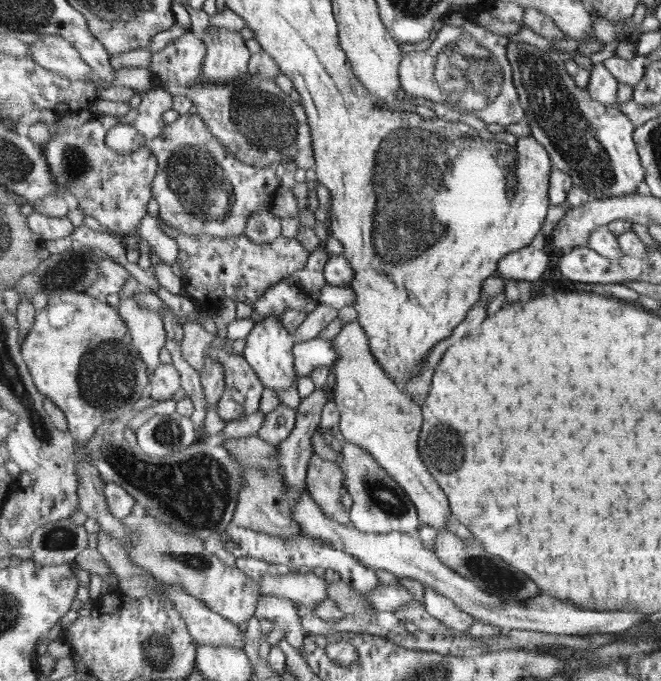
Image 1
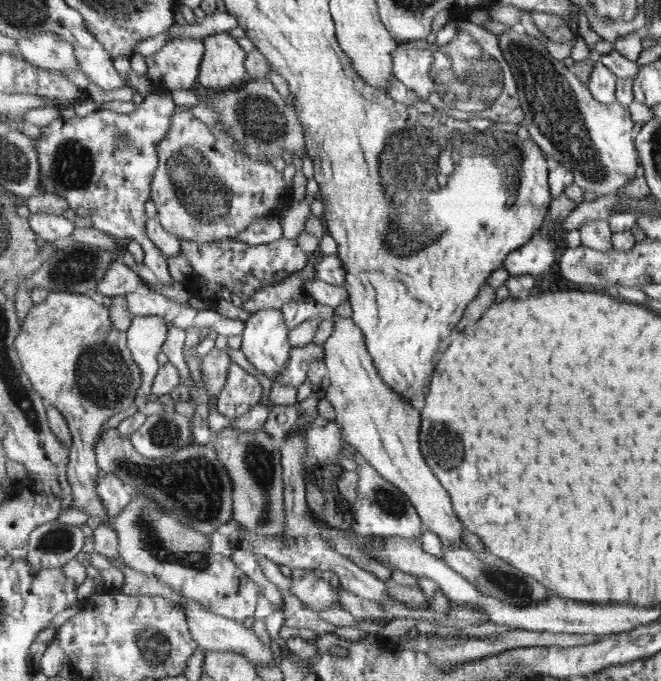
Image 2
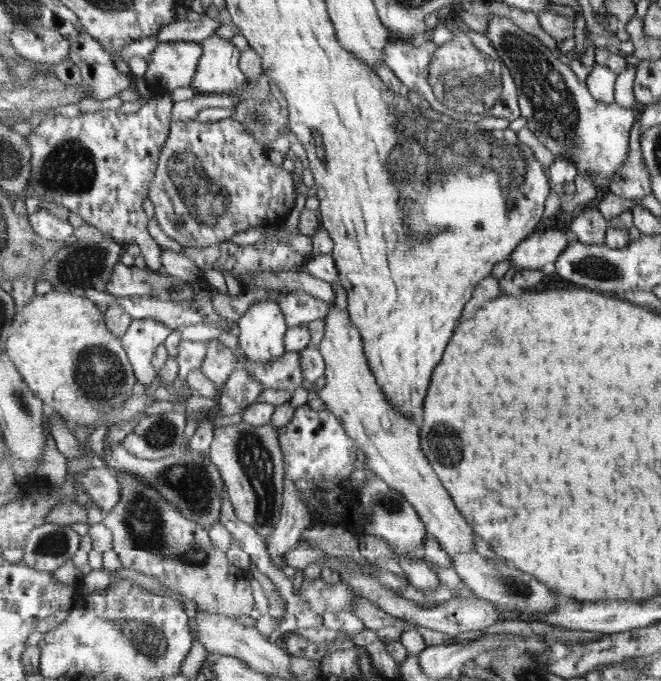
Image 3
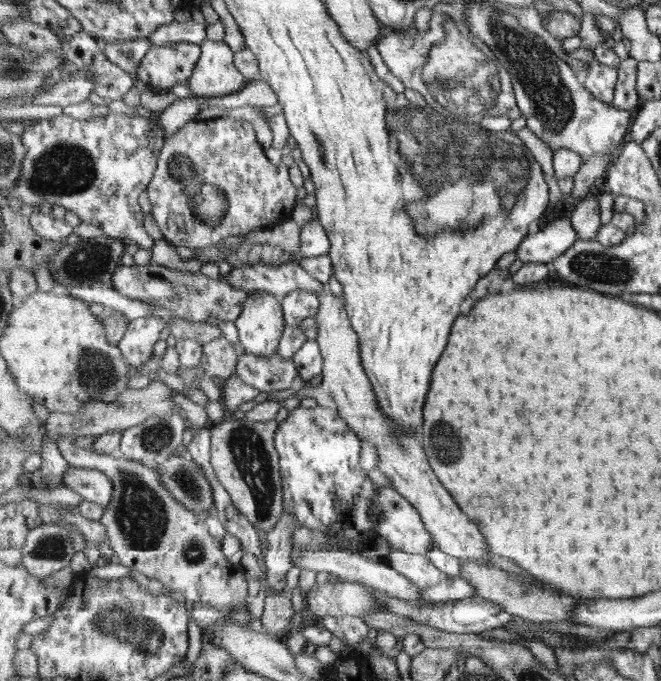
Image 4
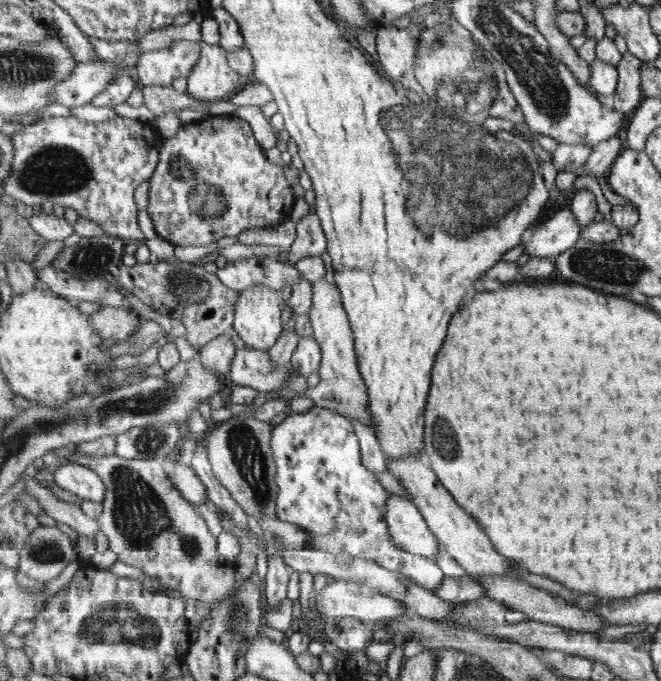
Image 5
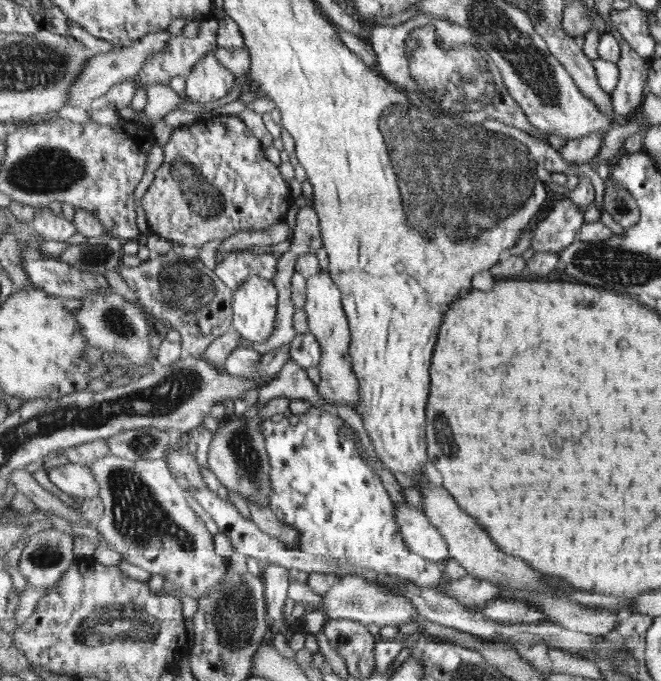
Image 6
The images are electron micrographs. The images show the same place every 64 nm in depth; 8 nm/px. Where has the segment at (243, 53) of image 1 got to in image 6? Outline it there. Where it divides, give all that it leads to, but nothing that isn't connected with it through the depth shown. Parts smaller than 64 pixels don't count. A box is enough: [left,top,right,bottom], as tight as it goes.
[184,49,237,104]

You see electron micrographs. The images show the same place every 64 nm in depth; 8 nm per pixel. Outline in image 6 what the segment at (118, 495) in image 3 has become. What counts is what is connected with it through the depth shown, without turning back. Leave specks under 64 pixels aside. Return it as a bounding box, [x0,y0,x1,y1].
[48,461,101,498]

